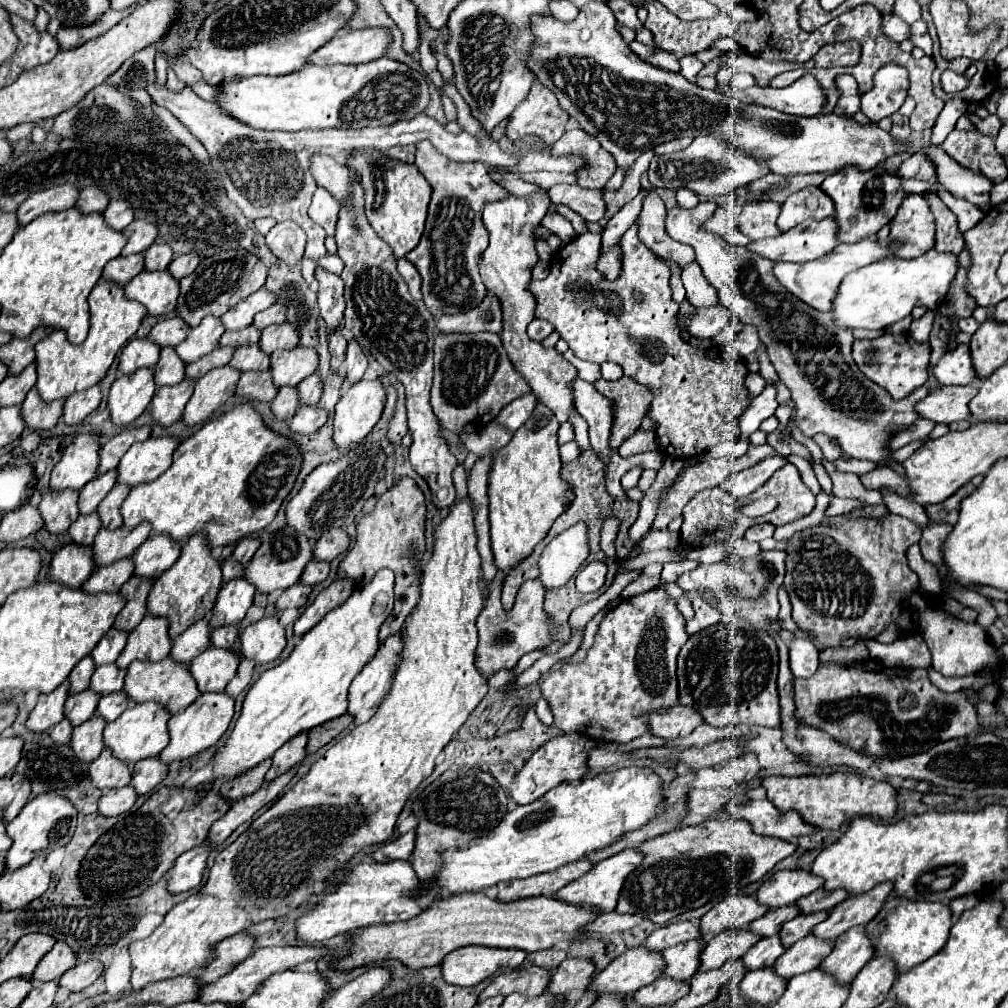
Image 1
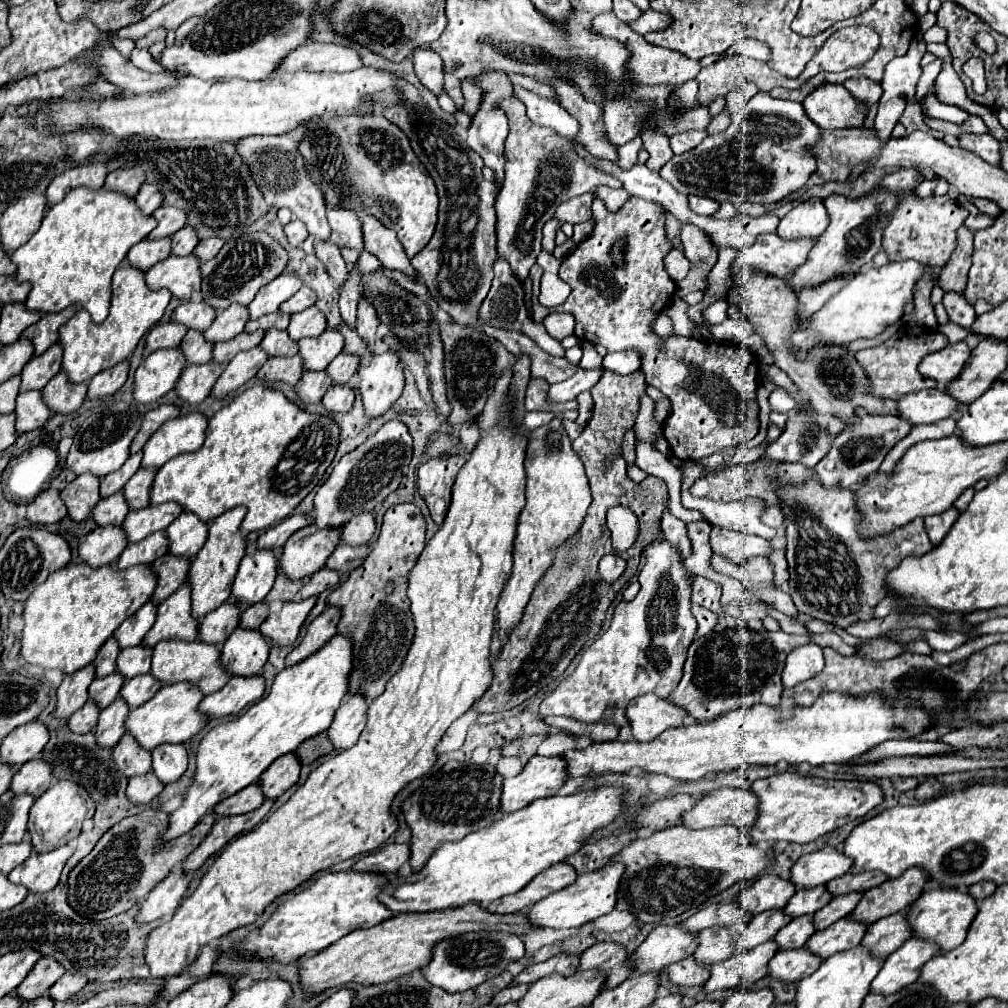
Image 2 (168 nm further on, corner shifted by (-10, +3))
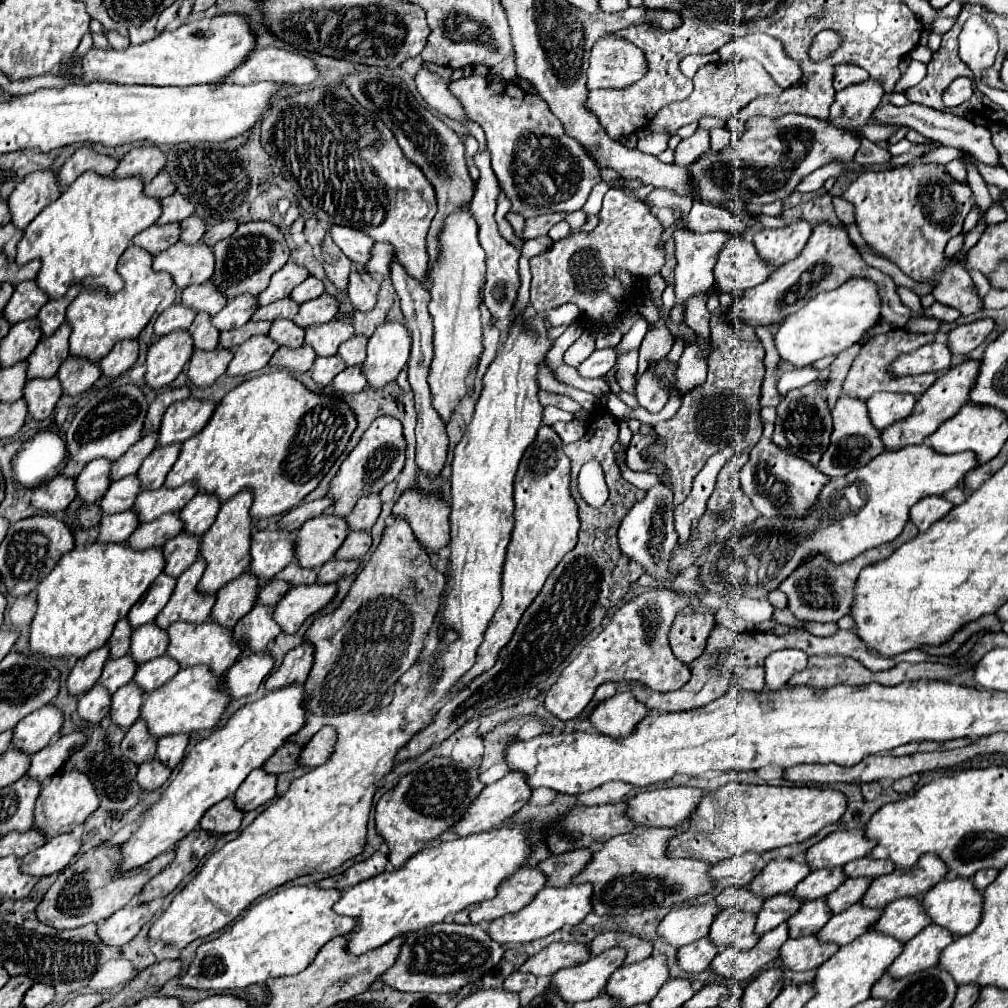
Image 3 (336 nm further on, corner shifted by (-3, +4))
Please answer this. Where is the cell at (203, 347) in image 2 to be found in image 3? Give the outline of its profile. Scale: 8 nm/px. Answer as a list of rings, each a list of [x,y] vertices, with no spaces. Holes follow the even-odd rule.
[[[196,314],[192,326],[188,328],[192,342],[194,342],[194,350],[214,350],[218,348],[218,330],[214,330],[214,326],[210,326],[210,316],[208,314]]]

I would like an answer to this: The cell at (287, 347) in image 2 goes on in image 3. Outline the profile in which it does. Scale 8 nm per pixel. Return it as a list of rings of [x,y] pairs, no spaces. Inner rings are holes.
[[[274,320],[270,326],[268,336],[278,344],[278,346],[286,346],[286,348],[298,348],[302,346],[302,334],[304,330],[300,326],[296,326],[292,320]]]

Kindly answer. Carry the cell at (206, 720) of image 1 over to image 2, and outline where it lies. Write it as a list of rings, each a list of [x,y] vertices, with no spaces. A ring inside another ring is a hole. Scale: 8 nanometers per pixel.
[[[263,675],[231,677],[223,689],[219,689],[211,695],[205,695],[199,709],[205,711],[205,715],[209,719],[229,717],[229,715],[237,715],[249,703],[259,701],[263,697],[263,693],[265,693]]]

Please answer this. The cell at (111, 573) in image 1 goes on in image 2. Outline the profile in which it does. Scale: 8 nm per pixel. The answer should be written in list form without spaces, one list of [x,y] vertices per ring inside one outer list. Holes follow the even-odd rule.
[[[165,531],[153,533],[149,537],[145,537],[143,541],[137,543],[129,543],[125,547],[125,551],[121,553],[121,557],[117,559],[117,567],[127,569],[139,563],[151,563],[153,559],[159,559],[161,555],[165,555],[169,549],[169,537]]]

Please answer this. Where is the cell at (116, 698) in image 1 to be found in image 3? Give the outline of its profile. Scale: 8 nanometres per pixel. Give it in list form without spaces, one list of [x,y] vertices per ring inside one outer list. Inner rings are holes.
[[[154,658],[142,666],[138,666],[134,674],[134,682],[142,692],[152,692],[160,688],[164,682],[168,682],[176,672],[180,670],[178,662],[170,662],[170,658]]]

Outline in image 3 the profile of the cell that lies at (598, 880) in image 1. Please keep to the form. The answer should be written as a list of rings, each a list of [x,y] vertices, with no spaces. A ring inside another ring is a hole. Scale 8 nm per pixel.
[[[570,884],[564,888],[554,888],[554,886],[544,886],[538,892],[538,898],[534,898],[528,906],[514,914],[506,914],[498,920],[494,920],[488,928],[490,938],[502,944],[512,944],[512,942],[532,942],[538,938],[544,938],[564,926],[576,926],[580,924],[588,914],[592,912],[592,884]]]

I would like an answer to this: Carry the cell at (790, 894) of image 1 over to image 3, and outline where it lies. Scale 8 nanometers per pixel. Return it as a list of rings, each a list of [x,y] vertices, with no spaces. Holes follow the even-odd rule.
[[[836,830],[806,850],[806,864],[812,870],[836,868],[866,856],[870,848],[874,842],[866,840],[862,830]]]

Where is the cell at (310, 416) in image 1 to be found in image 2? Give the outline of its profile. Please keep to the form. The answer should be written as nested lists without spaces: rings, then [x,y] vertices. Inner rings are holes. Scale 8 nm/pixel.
[[[331,385],[323,397],[323,405],[329,413],[347,413],[353,407],[353,385]]]

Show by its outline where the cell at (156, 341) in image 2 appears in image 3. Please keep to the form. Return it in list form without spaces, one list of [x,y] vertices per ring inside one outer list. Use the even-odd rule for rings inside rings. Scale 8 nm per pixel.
[[[172,304],[170,308],[166,308],[154,322],[154,334],[160,338],[160,336],[166,336],[174,330],[186,330],[190,326],[190,322],[194,320],[196,312],[182,306],[182,304]]]

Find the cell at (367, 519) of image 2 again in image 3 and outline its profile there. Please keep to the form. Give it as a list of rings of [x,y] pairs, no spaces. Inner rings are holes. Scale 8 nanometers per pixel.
[[[378,494],[360,498],[356,502],[352,514],[346,518],[348,528],[350,530],[366,530],[366,532],[370,532],[376,518],[378,518],[378,514],[380,514],[380,498],[378,498]]]

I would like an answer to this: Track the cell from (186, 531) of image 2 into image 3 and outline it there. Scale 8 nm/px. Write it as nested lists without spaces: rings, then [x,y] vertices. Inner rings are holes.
[[[196,494],[190,504],[186,504],[178,516],[184,524],[184,532],[202,536],[214,522],[216,514],[220,510],[220,504],[216,498],[202,498],[202,494]]]

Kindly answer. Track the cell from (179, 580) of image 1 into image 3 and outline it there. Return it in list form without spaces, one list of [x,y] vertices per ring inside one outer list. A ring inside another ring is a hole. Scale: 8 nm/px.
[[[250,490],[238,492],[230,502],[220,506],[220,512],[210,526],[210,530],[200,540],[200,558],[206,560],[206,570],[198,582],[198,594],[216,594],[222,586],[236,580],[242,570],[250,564],[250,534],[252,534],[252,520],[250,520]]]

